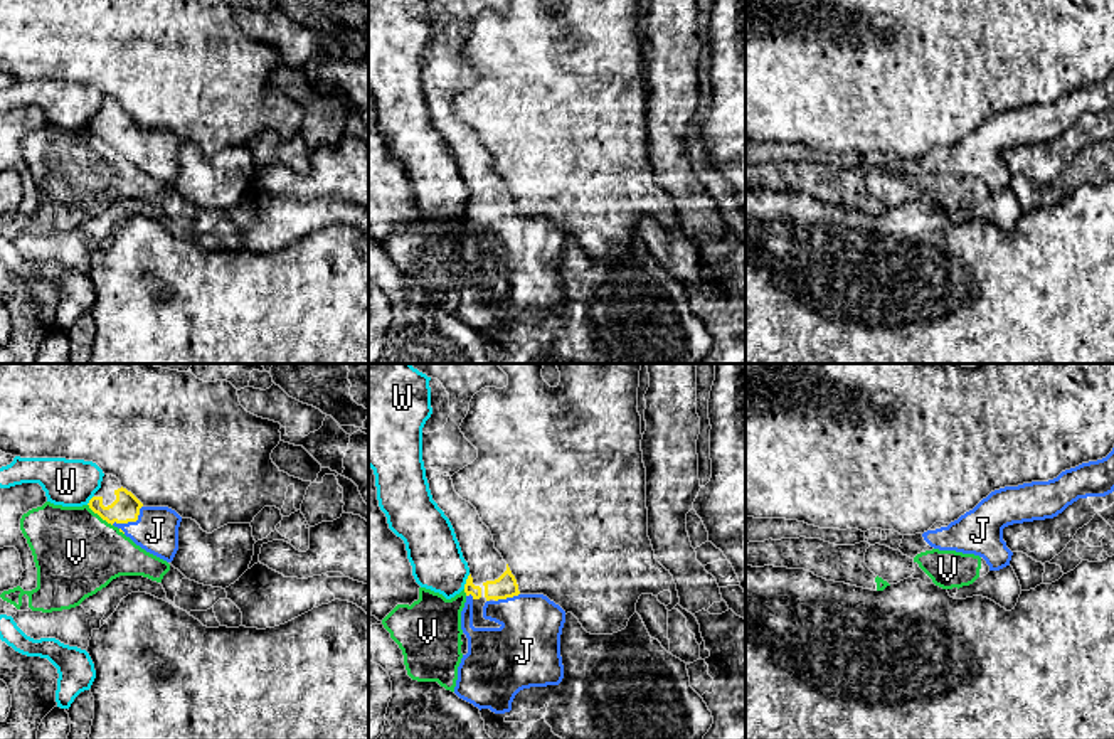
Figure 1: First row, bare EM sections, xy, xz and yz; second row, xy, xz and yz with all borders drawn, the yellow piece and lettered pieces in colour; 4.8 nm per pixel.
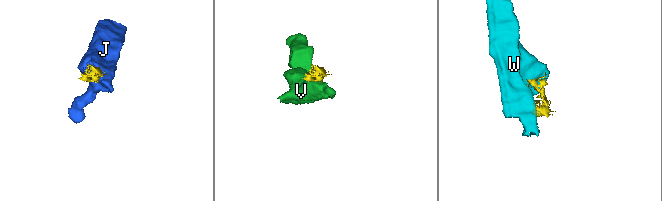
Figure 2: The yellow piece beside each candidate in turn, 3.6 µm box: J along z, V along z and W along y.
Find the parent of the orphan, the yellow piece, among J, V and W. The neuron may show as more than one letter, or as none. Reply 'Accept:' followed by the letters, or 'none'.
Accept: J

